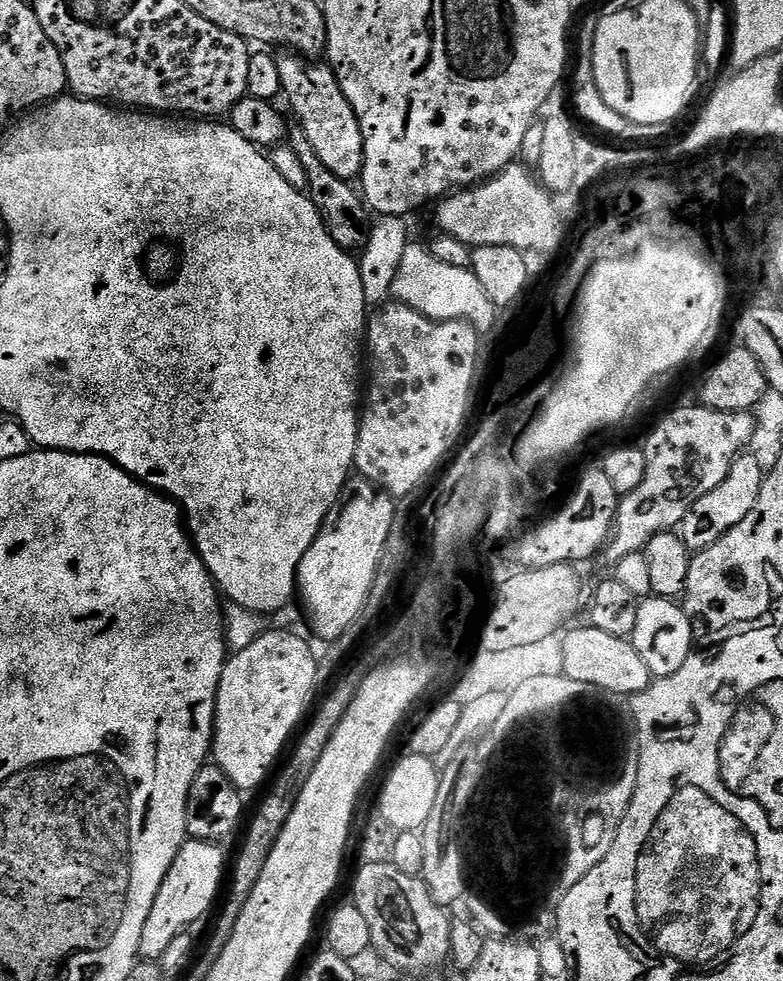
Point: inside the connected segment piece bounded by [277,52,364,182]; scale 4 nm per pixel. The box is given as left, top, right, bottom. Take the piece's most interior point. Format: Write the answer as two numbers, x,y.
333,131

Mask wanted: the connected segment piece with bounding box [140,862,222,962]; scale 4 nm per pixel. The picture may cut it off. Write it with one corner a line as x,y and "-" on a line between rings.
180,862
173,863
164,875
158,894
154,898
154,906
150,906
150,914
146,918
146,926
142,926
140,939
140,956
145,961
156,962
174,942
174,938
185,935
188,927
199,916
207,917
213,911
214,901
222,888
220,876
216,872
187,872

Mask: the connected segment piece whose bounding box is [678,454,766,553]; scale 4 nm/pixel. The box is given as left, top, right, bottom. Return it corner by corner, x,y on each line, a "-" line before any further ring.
748,455
737,456
730,474
726,474
724,481
714,486
710,494
702,494
702,498
692,503
678,536
693,553
701,552
703,548
718,542
718,538
722,538
734,526
738,526
738,522
742,522
742,518
746,518
750,510
754,510
754,502
758,502
758,494
760,487
764,485
766,472
763,467
760,469
758,457

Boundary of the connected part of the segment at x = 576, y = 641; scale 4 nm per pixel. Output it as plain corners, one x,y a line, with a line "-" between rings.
595,626
587,627
563,633
561,646
563,675
570,677
574,682
589,683
590,686
596,686
604,691
616,691
618,694
632,695
648,687
650,683
648,667
646,662
642,662
638,650
631,642
622,636
606,634
606,630
598,630

